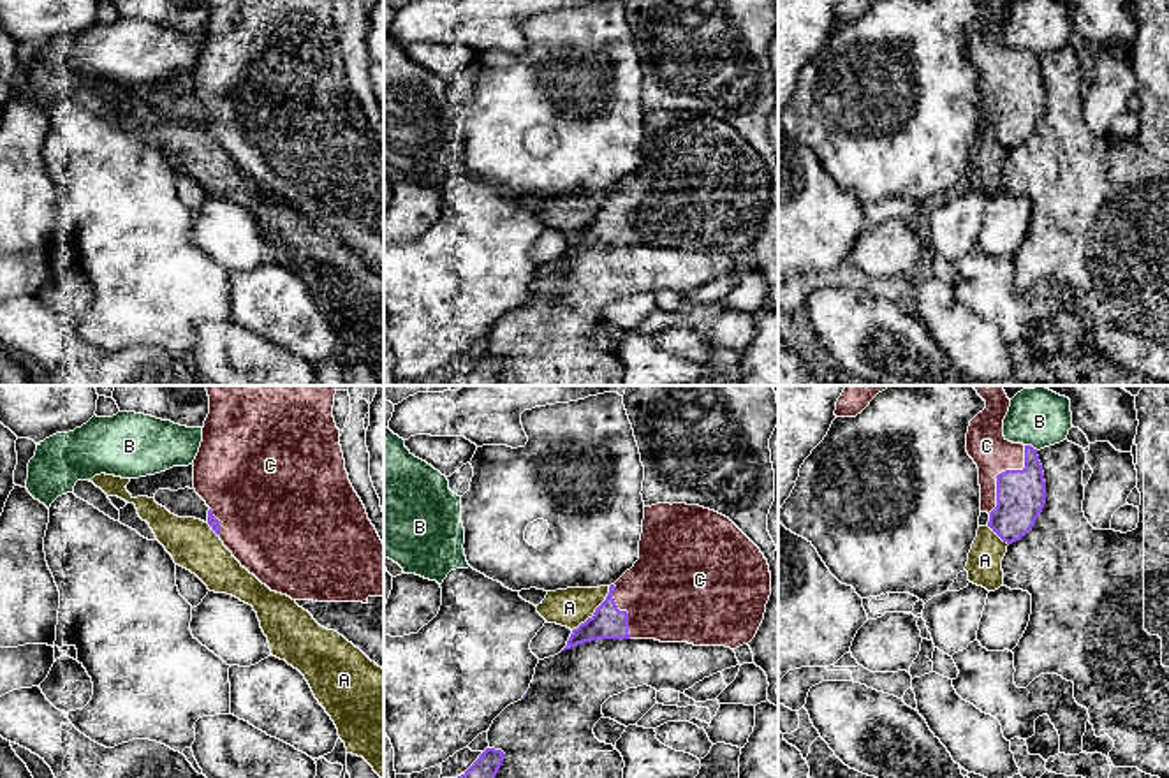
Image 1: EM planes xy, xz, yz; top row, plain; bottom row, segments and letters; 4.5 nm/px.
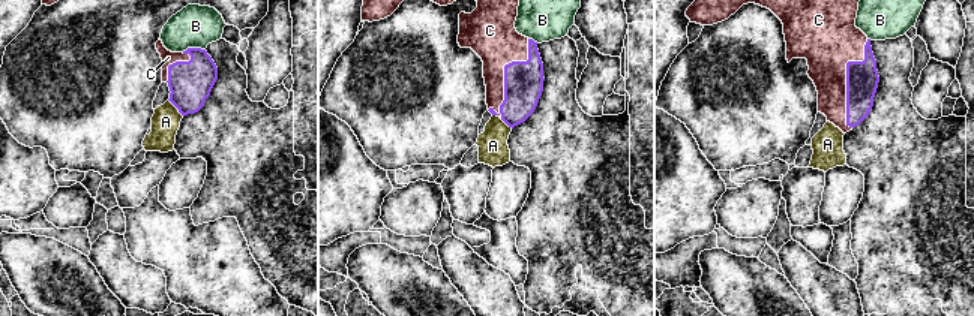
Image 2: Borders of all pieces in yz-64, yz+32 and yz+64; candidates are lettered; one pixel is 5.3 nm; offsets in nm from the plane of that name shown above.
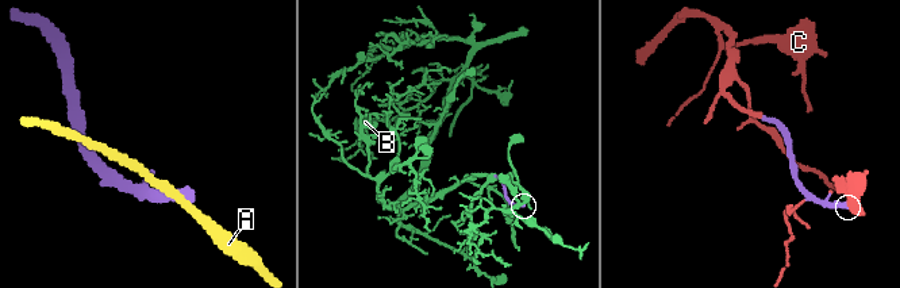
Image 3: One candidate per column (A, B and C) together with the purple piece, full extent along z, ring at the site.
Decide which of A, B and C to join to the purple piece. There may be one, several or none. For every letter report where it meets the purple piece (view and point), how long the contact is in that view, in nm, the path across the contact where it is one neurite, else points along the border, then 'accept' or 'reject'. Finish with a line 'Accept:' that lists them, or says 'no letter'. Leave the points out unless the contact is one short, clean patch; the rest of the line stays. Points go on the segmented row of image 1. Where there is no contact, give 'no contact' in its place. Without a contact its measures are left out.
A: xz (595, 611) | 260 nm | along xz (610, 587), (595, 611), (573, 631) | reject
B: yz (1030, 446) | 70 nm | along yz (1025, 444), (1037, 449) | reject
C: yz (1002, 472) | 360 nm | accept
Accept: C

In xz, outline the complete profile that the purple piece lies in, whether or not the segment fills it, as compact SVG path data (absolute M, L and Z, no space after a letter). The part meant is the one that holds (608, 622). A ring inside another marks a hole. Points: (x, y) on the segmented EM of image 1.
M657 503L644 507L639 560L609 586L606 600L572 630L562 651L599 639L655 639L736 650L755 637L769 595L768 560L729 517L699 505Z

